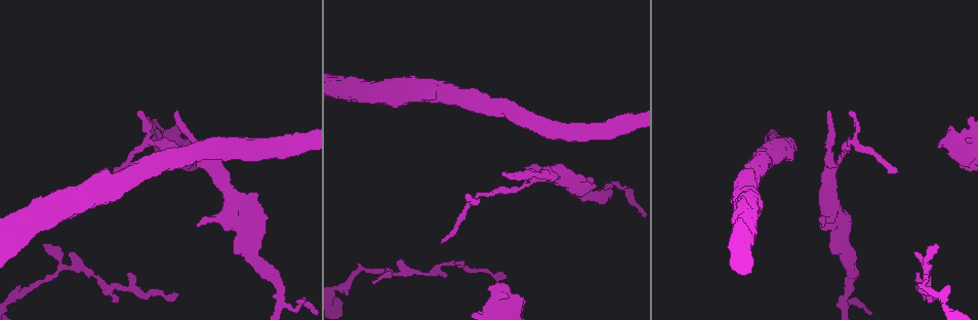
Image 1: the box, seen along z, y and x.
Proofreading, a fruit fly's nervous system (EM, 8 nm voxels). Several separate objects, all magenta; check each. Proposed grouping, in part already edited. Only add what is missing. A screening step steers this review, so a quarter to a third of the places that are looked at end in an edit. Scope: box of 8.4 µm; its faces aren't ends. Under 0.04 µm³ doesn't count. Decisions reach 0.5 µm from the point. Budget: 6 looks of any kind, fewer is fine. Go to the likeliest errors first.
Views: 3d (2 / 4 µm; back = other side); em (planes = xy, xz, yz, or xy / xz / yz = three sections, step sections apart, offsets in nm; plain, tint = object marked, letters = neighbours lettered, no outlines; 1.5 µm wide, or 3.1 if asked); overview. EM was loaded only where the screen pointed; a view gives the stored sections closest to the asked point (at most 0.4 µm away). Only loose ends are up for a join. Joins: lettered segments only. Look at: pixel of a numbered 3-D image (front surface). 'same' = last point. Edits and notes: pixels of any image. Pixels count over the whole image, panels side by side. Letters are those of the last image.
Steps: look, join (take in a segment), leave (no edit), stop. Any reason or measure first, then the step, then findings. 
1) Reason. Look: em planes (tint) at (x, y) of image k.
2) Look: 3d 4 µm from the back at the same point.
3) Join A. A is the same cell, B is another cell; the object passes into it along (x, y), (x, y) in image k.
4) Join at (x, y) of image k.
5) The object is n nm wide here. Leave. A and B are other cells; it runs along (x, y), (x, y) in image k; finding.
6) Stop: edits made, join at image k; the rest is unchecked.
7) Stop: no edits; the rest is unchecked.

An open end. Look: 3d 2 µm at (45, 244) of image 1.

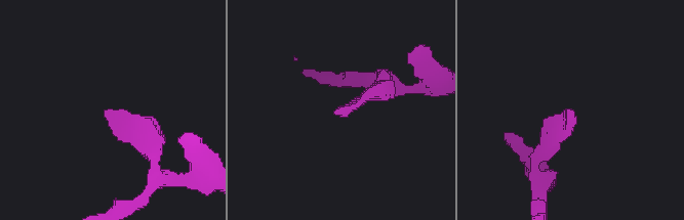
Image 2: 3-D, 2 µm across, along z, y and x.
Now the EM. Look: em yz step 4 (tint) at (336, 109) of image 2.

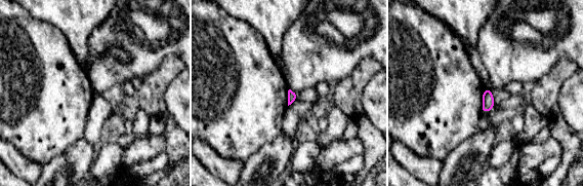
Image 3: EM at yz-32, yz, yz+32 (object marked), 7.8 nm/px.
Another direction. Look: em planes (letters) at the same point.

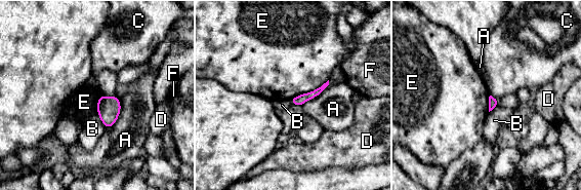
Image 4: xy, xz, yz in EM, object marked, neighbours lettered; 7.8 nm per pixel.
Leave. A, B, C, D, E and F are other cells; a border runs along (328, 79), (290, 100) in image 4; no lettered segment goes on from it.

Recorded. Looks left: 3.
Tapers out. Look: em planes (letters) at (506, 171) of image 1.

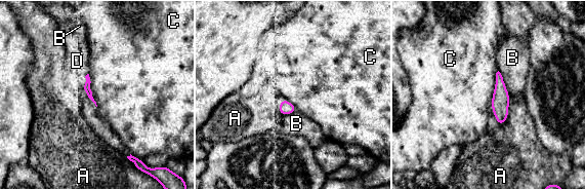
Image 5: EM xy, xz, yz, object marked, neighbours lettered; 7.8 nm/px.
The longest contact is with C, 280 nm. Join at (77, 58) of image 5. D is the same cell, A, B and C are other cells; the neuron continues.

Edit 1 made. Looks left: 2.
Stop: edits made, join at image 5; the rest is unchecked.

